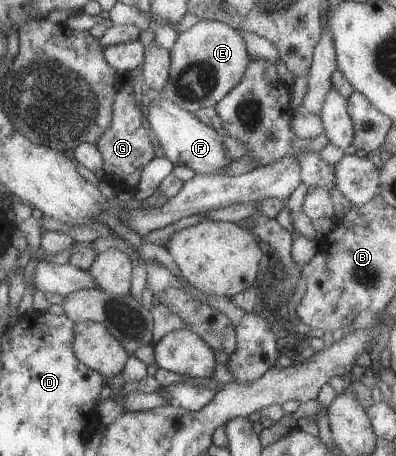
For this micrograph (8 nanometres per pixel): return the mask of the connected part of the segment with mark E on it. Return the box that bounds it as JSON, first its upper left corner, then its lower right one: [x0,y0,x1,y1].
[162,20,250,114]

